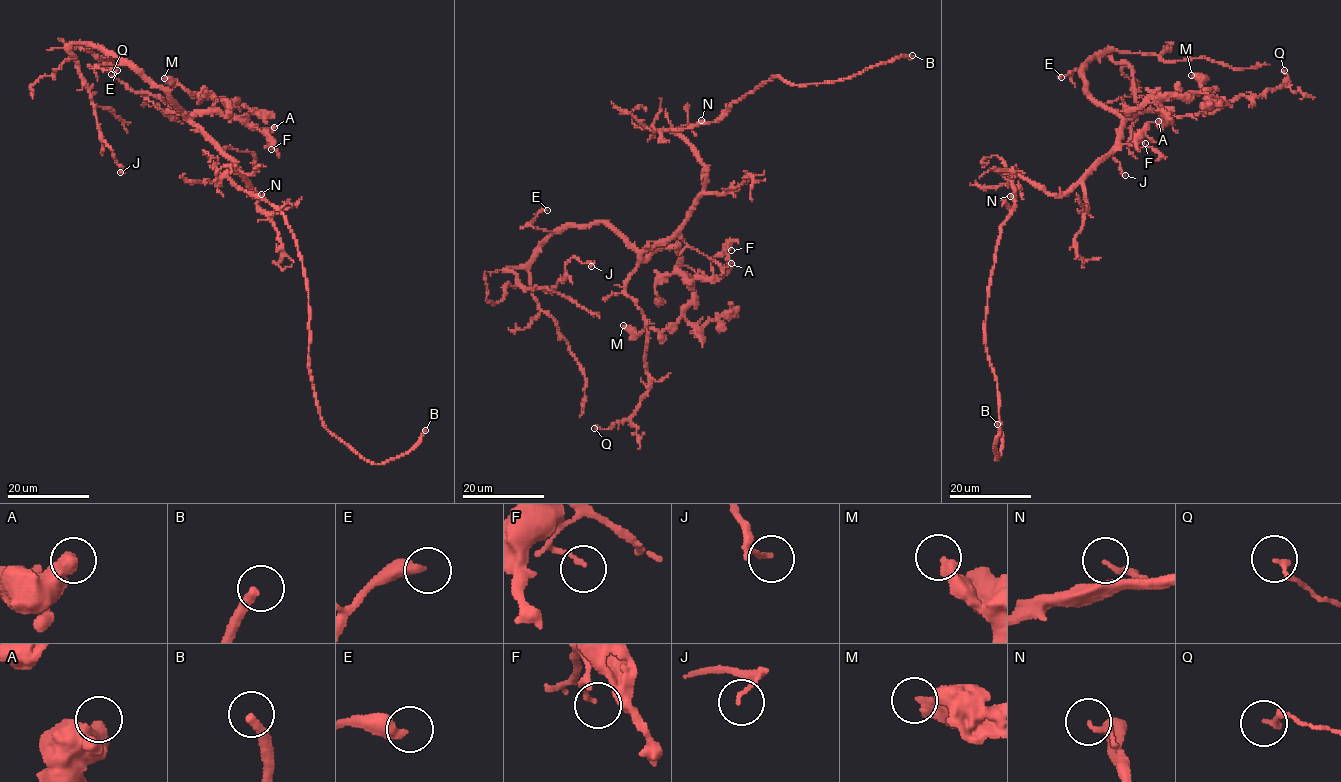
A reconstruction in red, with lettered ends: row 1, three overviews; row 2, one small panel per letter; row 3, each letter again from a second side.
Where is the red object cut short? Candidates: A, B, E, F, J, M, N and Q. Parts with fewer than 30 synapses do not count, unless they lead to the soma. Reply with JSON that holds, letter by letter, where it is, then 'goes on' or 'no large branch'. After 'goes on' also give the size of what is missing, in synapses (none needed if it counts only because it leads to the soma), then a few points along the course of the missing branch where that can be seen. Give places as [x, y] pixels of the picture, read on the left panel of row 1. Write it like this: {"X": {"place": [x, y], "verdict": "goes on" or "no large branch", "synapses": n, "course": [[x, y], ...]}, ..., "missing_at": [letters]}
{"A": {"place": [274, 127], "verdict": "no large branch"}, "B": {"place": [425, 430], "verdict": "goes on", "course": [[425, 430], [427, 422], [439, 417]]}, "E": {"place": [117, 70], "verdict": "no large branch"}, "F": {"place": [271, 149], "verdict": "no large branch"}, "J": {"place": [120, 172], "verdict": "no large branch"}, "M": {"place": [164, 78], "verdict": "no large branch"}, "N": {"place": [261, 194], "verdict": "no large branch"}, "Q": {"place": [111, 74], "verdict": "no large branch"}, "missing_at": ["B"]}

